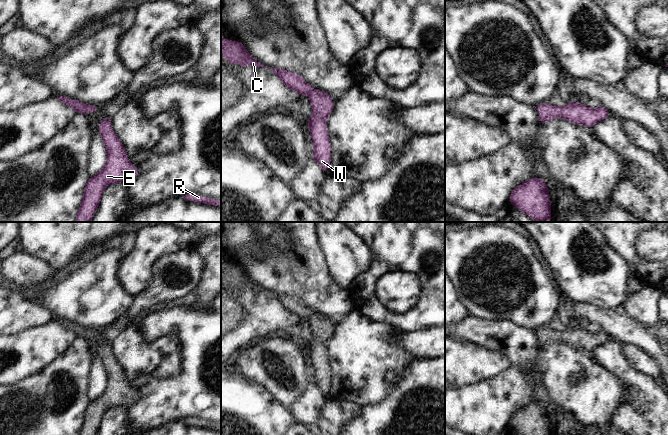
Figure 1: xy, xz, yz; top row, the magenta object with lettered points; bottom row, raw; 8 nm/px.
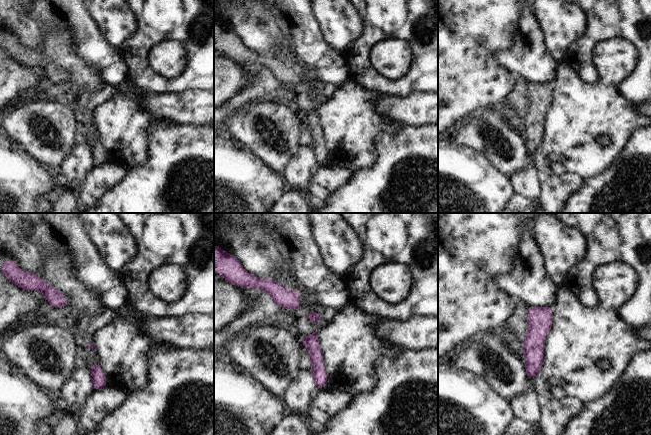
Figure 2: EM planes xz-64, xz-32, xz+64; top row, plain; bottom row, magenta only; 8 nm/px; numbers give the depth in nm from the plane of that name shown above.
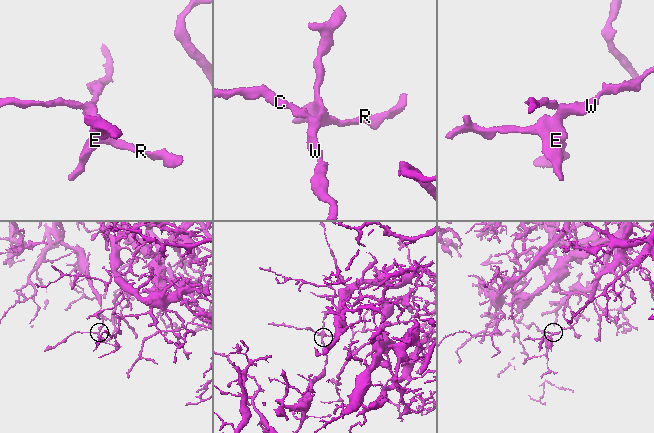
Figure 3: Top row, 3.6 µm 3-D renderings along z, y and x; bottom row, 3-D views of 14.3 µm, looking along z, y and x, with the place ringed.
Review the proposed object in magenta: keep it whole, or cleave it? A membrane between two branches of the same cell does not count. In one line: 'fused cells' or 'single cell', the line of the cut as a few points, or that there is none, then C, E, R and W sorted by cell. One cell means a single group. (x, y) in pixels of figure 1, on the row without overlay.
single cell; no cut; C E R W

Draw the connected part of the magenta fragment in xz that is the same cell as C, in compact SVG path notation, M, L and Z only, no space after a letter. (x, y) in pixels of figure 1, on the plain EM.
M221 261L221 274L223 275L225 285L228 287L235 287L242 291L246 289L252 291L269 291L262 289L252 282L242 266L230 265Z

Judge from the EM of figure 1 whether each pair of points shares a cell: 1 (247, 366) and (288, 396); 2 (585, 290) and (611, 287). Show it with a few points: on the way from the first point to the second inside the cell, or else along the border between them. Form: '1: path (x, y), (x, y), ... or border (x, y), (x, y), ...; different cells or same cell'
1: path (257, 368), (278, 387); same cell
2: path (591, 287), (605, 287); same cell

